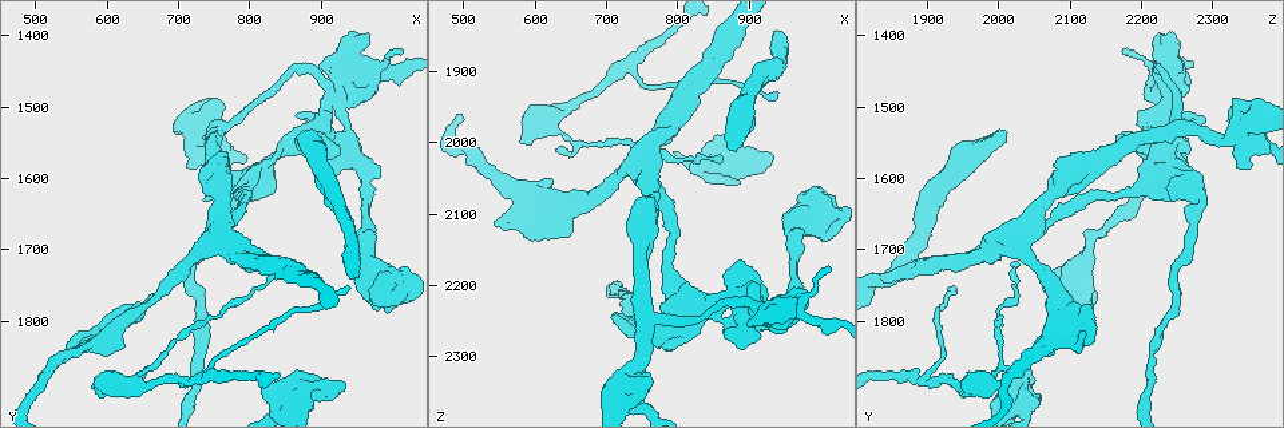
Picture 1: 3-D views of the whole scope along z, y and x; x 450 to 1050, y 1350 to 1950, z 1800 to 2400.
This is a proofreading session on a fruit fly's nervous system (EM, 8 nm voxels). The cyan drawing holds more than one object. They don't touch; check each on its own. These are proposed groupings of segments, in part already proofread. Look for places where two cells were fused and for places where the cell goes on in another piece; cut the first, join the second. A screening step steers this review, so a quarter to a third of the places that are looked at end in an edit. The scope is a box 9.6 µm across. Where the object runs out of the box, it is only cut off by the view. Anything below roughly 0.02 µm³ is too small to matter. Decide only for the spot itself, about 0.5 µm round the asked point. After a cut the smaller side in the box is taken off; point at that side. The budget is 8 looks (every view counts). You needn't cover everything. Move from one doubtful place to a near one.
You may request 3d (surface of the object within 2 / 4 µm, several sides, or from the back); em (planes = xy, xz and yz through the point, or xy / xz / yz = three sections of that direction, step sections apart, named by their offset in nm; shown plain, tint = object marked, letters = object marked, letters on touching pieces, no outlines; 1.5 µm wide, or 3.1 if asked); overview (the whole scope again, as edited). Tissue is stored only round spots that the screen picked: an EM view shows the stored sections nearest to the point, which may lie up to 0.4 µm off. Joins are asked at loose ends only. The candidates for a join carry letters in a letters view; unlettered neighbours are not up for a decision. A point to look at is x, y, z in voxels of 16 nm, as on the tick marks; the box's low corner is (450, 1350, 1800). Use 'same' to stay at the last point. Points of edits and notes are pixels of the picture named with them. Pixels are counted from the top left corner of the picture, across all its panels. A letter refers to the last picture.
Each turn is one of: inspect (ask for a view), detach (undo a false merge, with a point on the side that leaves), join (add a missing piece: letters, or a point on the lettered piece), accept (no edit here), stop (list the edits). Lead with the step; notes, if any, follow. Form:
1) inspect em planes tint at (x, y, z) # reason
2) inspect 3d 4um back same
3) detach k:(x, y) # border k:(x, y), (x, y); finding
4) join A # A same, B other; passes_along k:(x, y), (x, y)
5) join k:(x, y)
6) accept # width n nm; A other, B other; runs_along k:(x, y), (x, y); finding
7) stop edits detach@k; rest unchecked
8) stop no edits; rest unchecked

inspect em xz step 4 letters at (945, 1735, 1845) # branch stops here

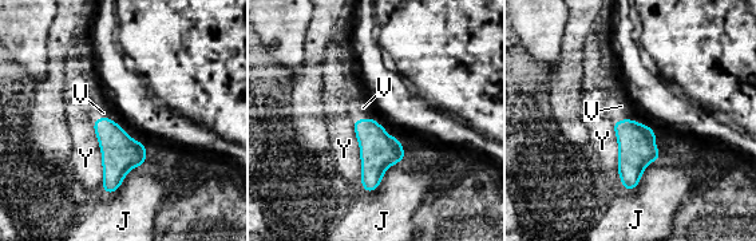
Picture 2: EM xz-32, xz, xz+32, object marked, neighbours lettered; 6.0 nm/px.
join V # J other, V same, Y other; the cell continues

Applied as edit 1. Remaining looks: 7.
inspect overview

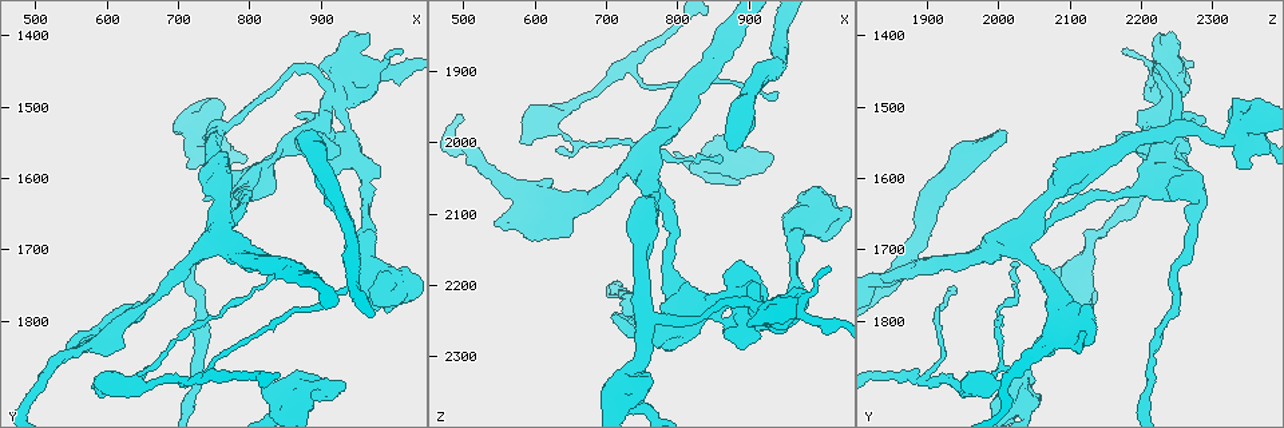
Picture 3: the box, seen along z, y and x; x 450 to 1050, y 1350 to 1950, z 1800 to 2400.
inspect em xy step 4 letters at (870, 1545, 2005) # stops while still wide

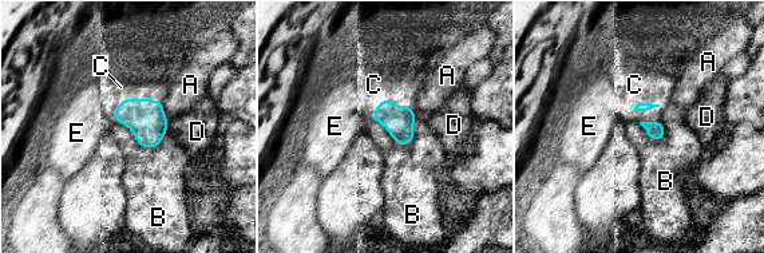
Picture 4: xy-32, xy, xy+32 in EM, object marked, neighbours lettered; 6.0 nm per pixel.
inspect em planes letters same

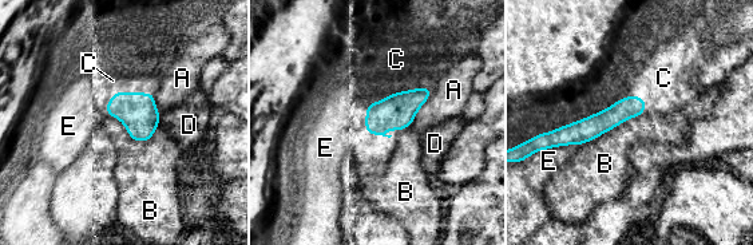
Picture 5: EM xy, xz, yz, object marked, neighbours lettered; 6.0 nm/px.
join C # A other, B other, C same, D other, E other; it goes on there

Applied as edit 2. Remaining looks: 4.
inspect 3d 2um at (585, 1900, 2000) # branch stops here

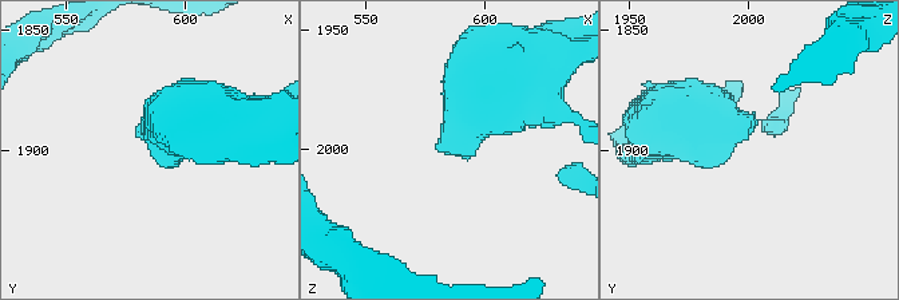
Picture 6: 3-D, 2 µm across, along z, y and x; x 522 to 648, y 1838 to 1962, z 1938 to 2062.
inspect em planes letters at (584, 1893, 1999)

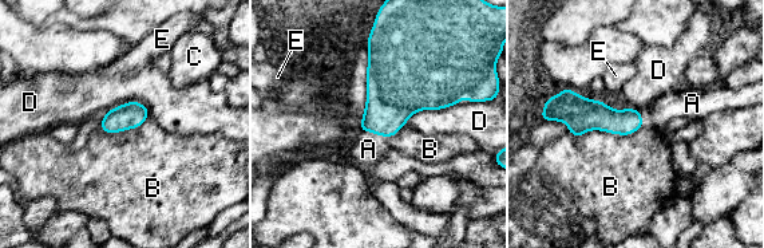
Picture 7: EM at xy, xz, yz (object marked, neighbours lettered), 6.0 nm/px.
join A # A same, B other, C other, D other, E other; the cell continues

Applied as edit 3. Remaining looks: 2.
stop edits join@2, join@5, join@7; rest unchecked

